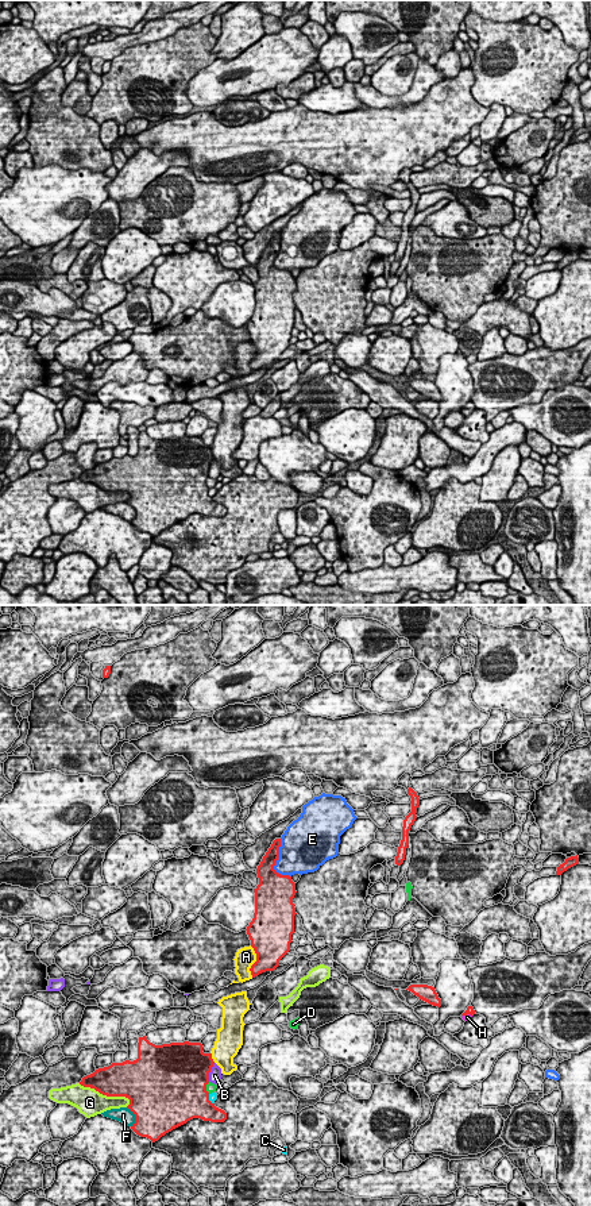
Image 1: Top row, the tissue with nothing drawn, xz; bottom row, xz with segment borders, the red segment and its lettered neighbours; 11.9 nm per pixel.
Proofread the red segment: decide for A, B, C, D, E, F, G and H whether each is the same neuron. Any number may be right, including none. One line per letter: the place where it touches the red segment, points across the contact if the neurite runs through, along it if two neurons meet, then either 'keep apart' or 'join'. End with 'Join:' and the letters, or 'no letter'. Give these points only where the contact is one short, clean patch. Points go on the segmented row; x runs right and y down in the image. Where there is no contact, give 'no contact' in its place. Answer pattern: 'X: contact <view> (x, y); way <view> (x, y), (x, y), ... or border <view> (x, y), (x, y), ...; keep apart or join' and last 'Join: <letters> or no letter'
A: contact xz (255, 962); keep apart
B: contact xz (209, 1071); keep apart
C: contact xz (208, 1099); keep apart
D: contact xz (205, 1087); keep apart
E: contact xz (275, 862); keep apart
F: contact xz (135, 1116); keep apart
G: contact xz (105, 1094); keep apart
H: contact xz (467, 1013); way xz (470, 1010), (467, 1013), (467, 1017); join
Join: H

